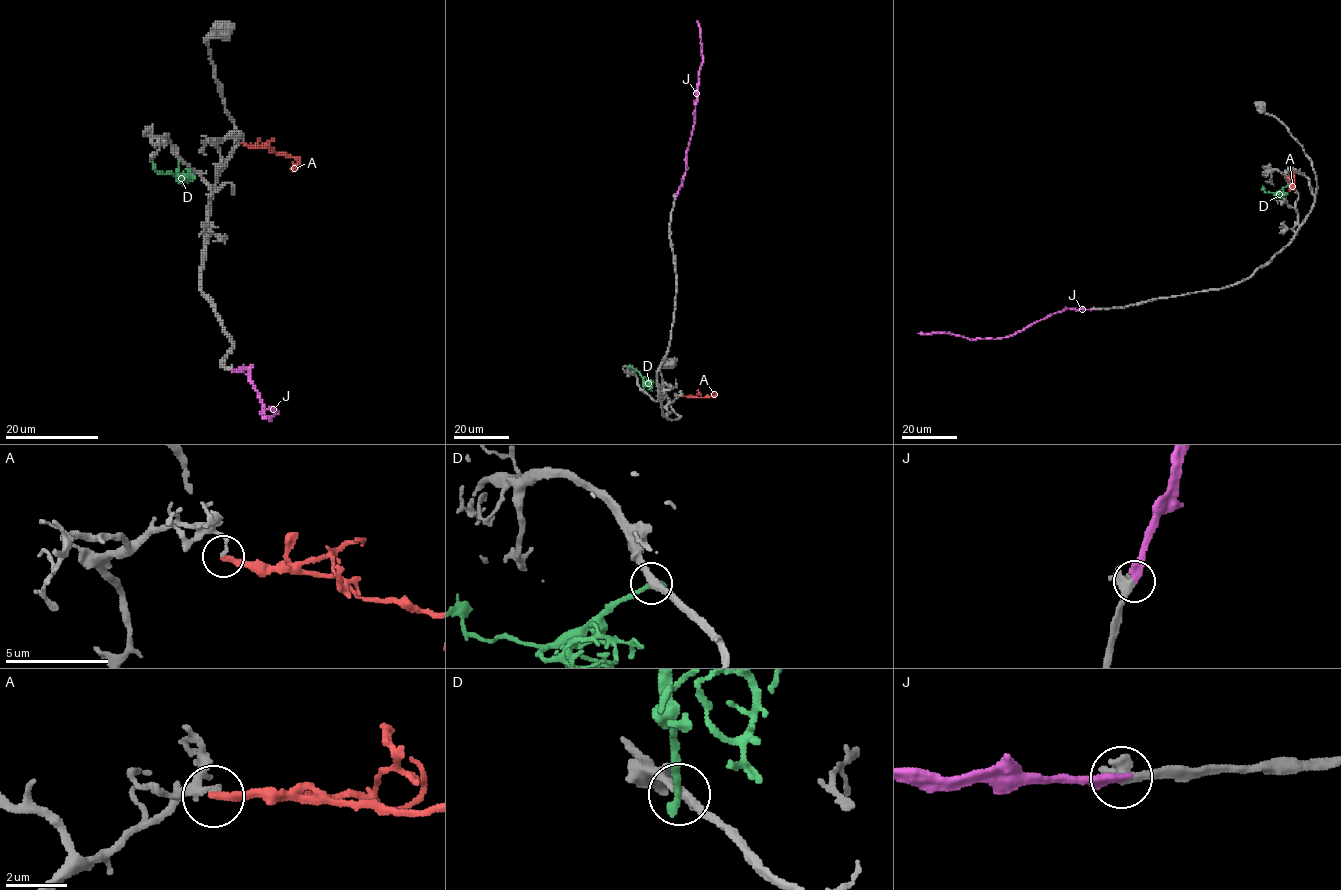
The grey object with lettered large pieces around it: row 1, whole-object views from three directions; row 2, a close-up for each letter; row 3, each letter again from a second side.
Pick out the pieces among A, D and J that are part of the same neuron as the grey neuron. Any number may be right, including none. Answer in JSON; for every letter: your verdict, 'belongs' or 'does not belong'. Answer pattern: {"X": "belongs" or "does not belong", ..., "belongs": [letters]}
{"A": "does not belong", "D": "does not belong", "J": "belongs", "belongs": ["J"]}

